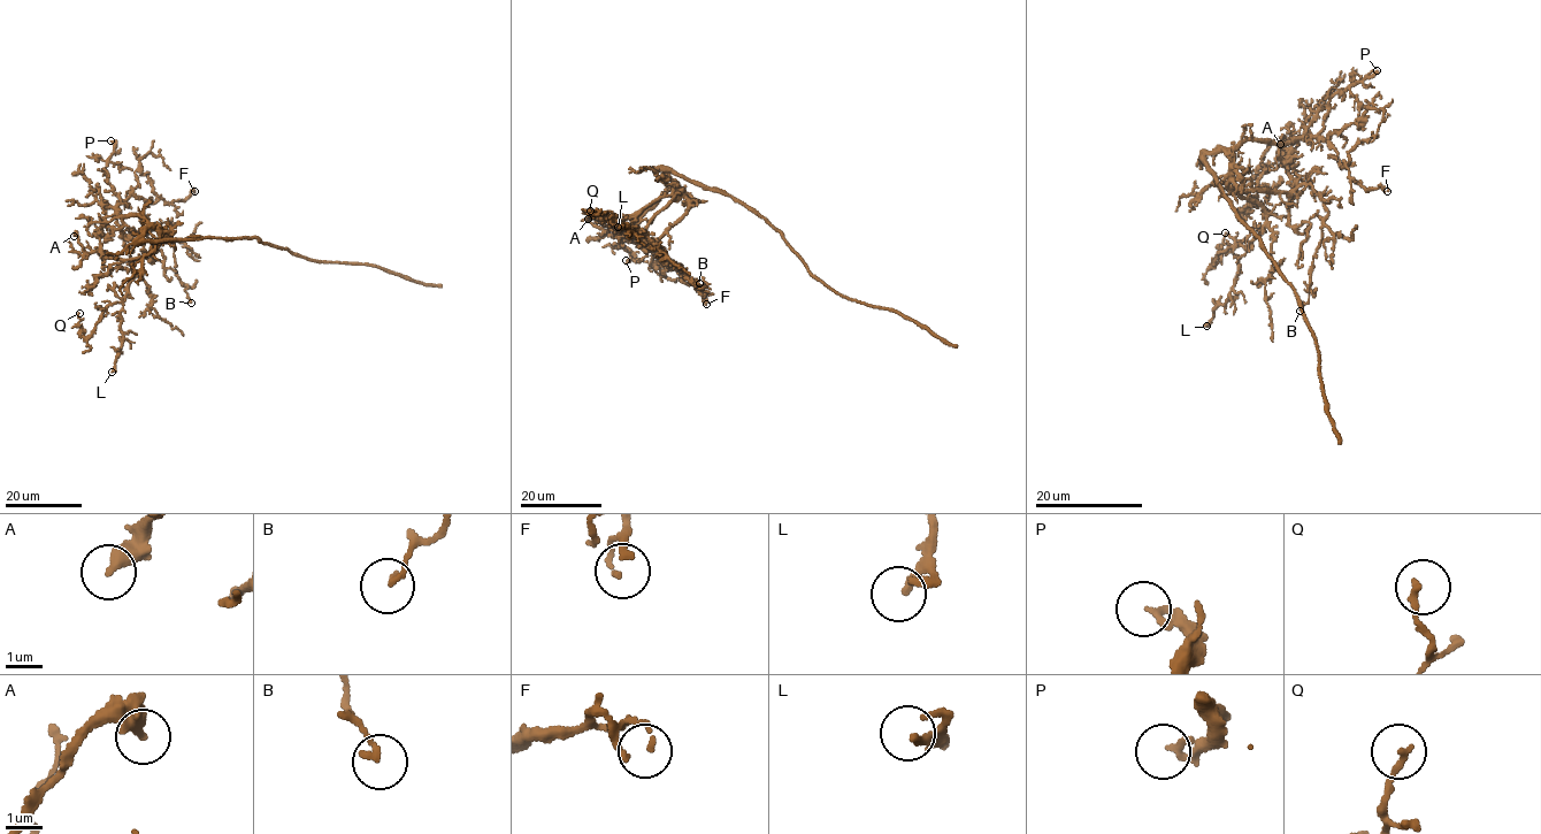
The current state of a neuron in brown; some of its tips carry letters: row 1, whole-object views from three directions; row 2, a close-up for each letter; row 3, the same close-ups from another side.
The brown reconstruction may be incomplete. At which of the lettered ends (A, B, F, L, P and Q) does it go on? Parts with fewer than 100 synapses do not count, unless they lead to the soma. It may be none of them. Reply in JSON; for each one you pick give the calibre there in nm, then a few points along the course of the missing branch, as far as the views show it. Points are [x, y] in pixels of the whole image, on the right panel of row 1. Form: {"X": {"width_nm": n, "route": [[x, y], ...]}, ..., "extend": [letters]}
{"extend": []}

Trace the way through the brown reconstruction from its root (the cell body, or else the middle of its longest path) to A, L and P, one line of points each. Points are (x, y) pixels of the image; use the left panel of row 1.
A: (201, 238), (143, 238), (151, 227), (158, 232), (158, 243), (144, 254), (124, 260), (87, 253), (74, 236)
L: (201, 238), (155, 242), (143, 234), (153, 228), (158, 245), (131, 264), (120, 312), (122, 345), (112, 372)
P: (201, 238), (144, 239), (147, 221), (137, 214), (117, 214), (120, 198), (105, 171), (114, 147), (110, 140)

